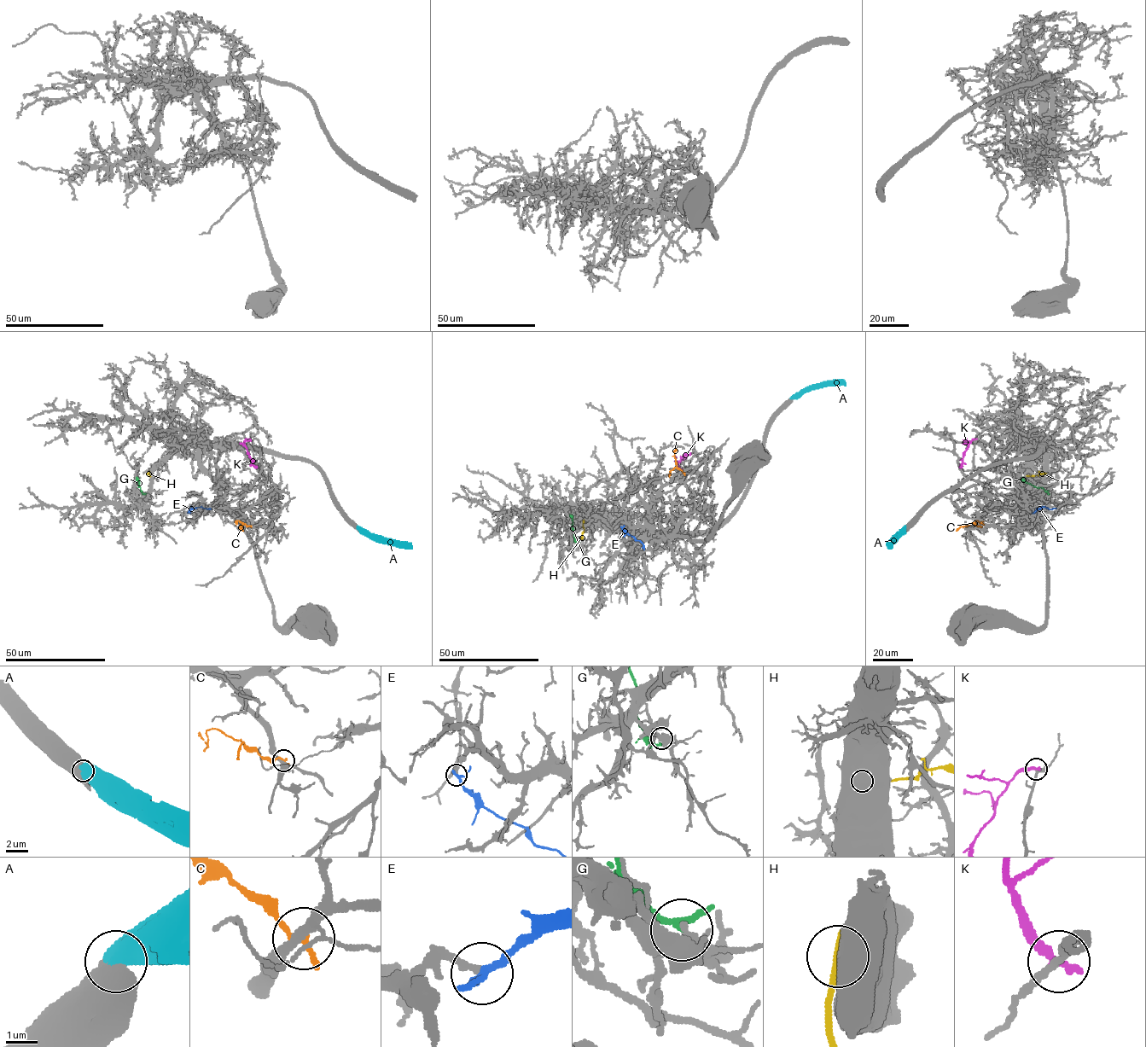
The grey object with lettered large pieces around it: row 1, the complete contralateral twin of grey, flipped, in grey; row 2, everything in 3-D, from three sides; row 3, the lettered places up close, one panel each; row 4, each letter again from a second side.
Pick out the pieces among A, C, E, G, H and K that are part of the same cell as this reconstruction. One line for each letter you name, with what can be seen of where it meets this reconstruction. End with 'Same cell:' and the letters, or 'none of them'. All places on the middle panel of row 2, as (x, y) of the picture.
A: contact (791, 398)
Same cell: A

